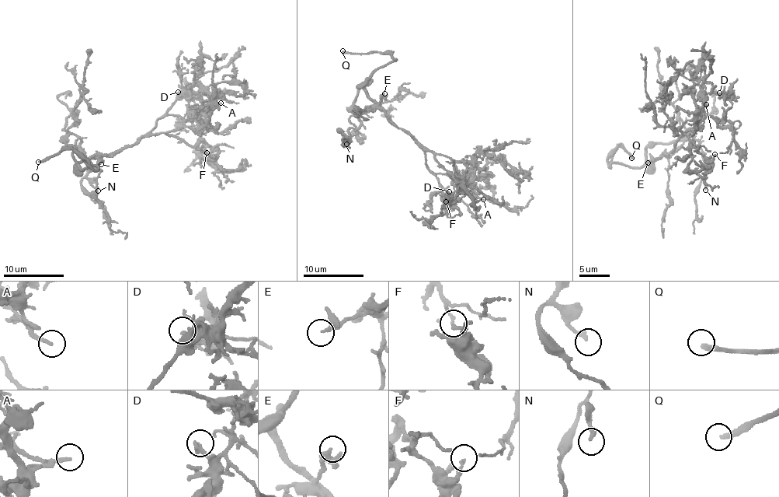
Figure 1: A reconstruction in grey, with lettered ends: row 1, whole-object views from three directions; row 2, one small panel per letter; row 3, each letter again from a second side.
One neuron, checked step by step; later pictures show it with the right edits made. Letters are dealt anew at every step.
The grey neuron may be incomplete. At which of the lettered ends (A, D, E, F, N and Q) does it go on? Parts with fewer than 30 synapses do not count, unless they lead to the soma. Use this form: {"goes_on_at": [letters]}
{"goes_on_at": ["A", "Q"]}

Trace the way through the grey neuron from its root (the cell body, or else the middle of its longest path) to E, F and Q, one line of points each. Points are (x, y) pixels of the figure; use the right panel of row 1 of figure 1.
E: (671, 150), (670, 153), (664, 153), (648, 162)
F: (671, 150), (679, 136), (686, 133), (688, 145), (692, 146), (693, 143), (705, 157), (710, 160), (714, 154)
Q: (671, 150), (640, 166), (615, 162), (610, 166), (617, 146), (624, 148), (631, 158)

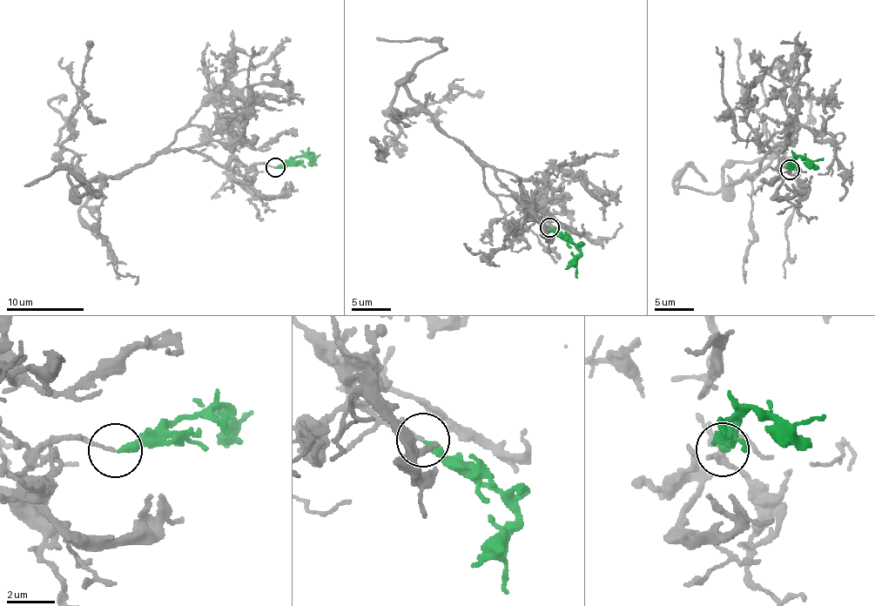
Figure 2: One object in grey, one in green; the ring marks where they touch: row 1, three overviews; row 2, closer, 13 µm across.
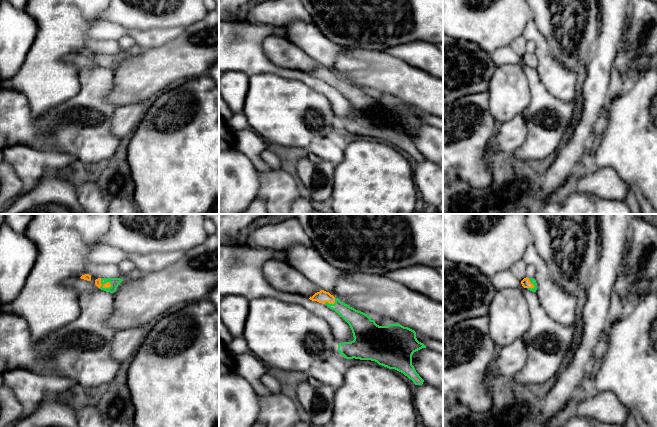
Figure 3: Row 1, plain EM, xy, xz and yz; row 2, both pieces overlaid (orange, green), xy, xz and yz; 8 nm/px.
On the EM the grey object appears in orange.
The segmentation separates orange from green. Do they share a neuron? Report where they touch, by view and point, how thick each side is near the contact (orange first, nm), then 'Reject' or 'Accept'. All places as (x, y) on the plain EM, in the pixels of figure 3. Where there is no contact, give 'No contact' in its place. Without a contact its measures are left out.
Touches orange at yz (532, 60). Thickness 70 nm (orange) against 50 nm. Accept

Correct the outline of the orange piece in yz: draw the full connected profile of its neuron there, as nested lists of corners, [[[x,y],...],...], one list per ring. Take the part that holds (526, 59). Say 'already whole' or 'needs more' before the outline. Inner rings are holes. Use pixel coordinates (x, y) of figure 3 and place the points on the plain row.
needs more; [[[526,53],[521,57],[521,60],[524,64],[527,64],[528,66],[530,66],[532,68],[536,68],[536,66],[537,66],[537,59],[534,54]]]

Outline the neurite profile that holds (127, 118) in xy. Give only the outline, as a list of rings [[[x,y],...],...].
[[[149,102],[127,104],[115,111],[111,133],[119,139],[131,136],[147,113]]]

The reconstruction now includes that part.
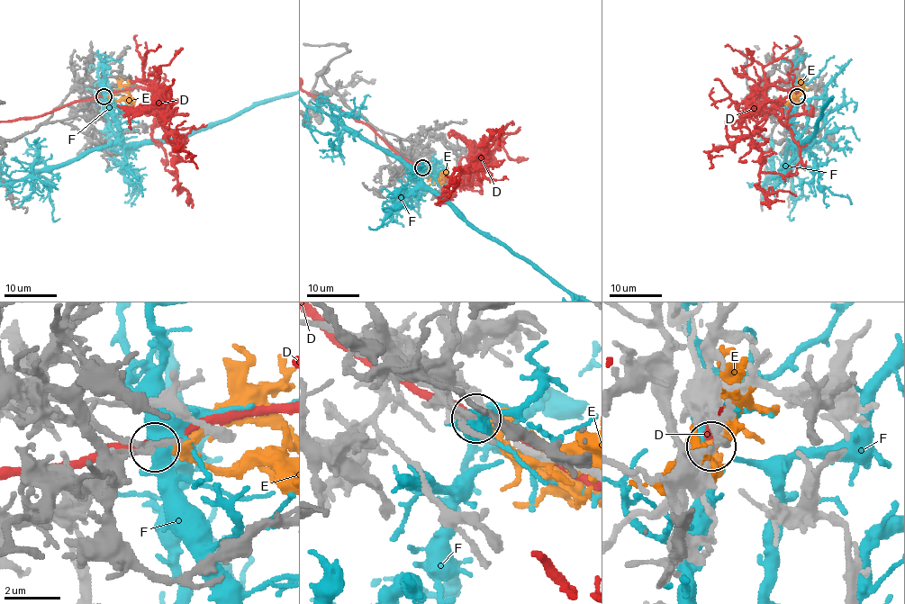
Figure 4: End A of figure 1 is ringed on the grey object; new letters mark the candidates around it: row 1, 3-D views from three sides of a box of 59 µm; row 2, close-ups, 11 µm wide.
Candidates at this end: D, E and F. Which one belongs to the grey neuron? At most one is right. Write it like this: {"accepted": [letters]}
{"accepted": ["E"]}

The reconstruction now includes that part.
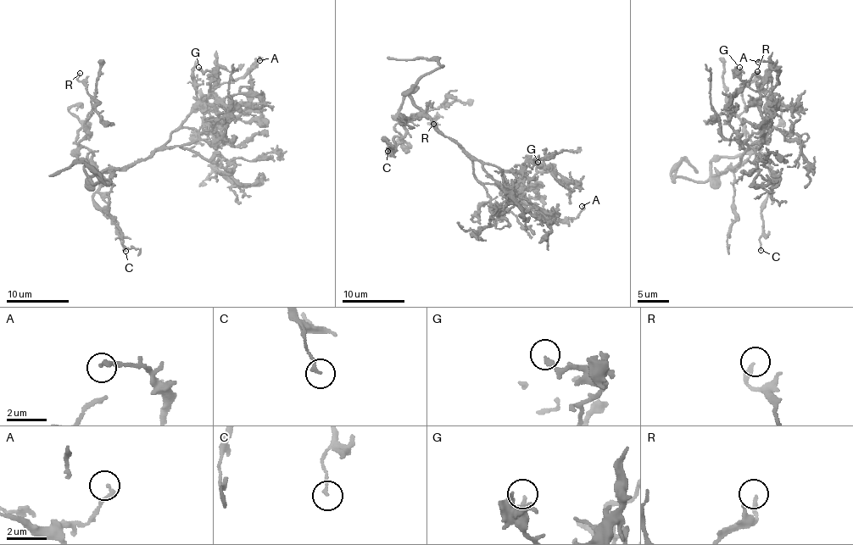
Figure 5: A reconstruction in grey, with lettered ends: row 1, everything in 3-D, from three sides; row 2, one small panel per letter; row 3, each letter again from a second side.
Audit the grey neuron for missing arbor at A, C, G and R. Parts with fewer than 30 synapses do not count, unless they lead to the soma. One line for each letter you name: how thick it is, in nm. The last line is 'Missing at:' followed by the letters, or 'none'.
Missing at: none

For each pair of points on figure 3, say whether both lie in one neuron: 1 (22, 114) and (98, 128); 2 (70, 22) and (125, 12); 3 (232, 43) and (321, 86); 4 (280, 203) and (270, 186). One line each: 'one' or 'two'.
1: one
2: two
3: one
4: one

